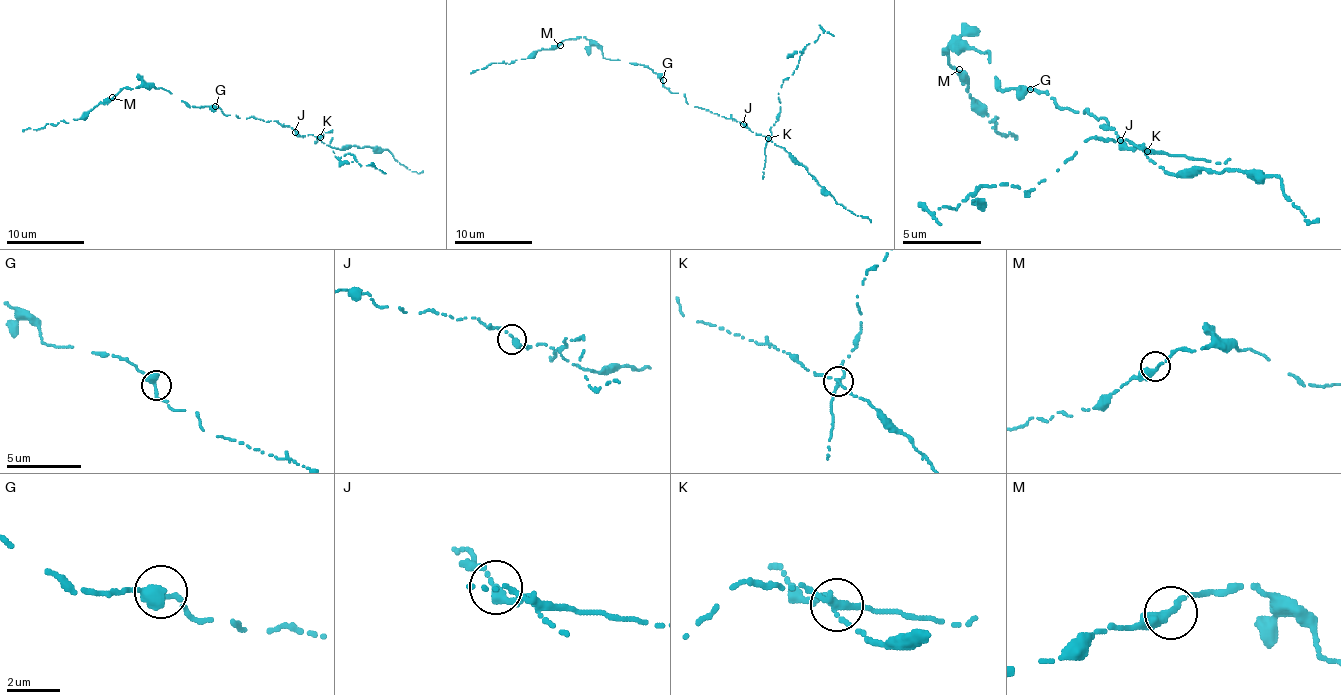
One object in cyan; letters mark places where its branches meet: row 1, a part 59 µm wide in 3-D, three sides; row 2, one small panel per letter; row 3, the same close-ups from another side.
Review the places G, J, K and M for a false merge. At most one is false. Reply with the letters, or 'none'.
K

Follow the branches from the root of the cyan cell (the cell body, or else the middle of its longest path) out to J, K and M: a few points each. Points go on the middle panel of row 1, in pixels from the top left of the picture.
J: (684, 93), (686, 101), (694, 107), (707, 109), (743, 124)
K: (684, 93), (686, 101), (694, 107), (743, 123), (752, 132), (768, 138)
M: (684, 93), (672, 93), (641, 64), (604, 58), (589, 39), (565, 39), (560, 45)

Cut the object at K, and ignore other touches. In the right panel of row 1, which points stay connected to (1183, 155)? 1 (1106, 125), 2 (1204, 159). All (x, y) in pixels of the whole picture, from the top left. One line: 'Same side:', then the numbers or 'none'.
Same side: 2

